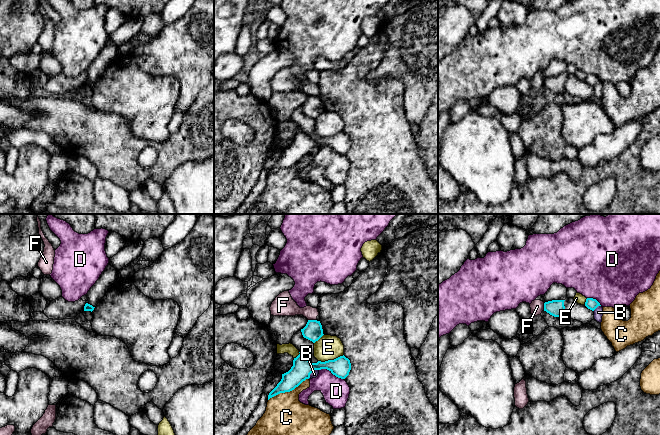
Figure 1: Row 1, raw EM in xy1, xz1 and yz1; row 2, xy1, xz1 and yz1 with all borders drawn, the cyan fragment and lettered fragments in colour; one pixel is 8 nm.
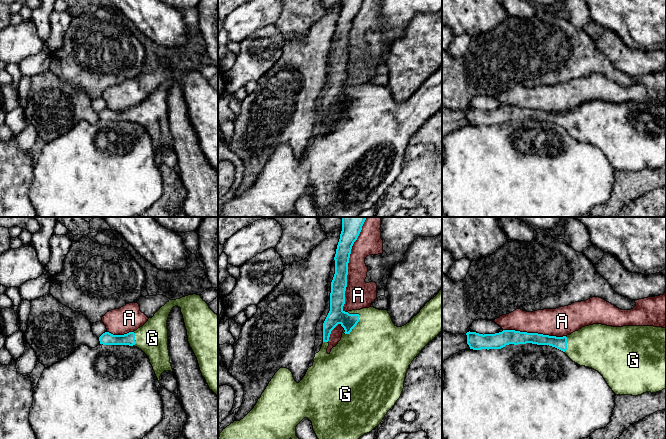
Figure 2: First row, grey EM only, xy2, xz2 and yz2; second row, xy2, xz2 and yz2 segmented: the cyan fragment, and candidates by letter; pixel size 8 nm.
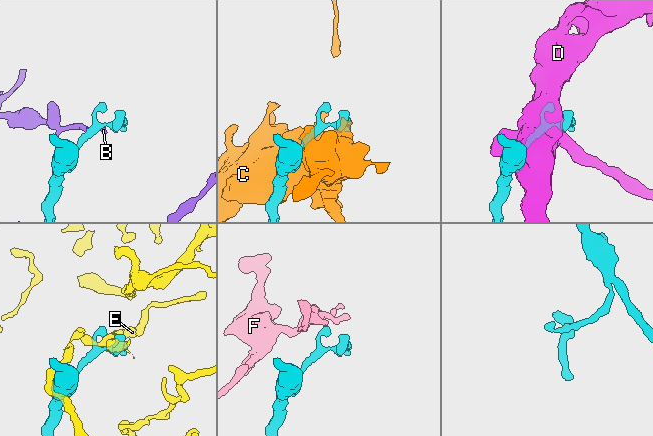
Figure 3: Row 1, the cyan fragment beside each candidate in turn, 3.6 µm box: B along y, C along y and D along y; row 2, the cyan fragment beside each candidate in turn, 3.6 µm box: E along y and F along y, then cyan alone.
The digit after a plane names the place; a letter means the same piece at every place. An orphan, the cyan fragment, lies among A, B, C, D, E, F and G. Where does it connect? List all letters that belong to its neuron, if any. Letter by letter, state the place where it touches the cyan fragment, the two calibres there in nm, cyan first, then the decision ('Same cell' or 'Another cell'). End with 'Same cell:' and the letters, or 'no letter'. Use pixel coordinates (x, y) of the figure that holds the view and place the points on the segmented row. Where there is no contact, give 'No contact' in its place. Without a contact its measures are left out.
A: Touches cyan at xz2 (347, 265). Thickness 140 nm (cyan) against 220 nm. Another cell
B: Touches cyan at yz1 (596, 307). Thickness 90 nm (cyan) against 80 nm. Another cell
C: Touches cyan at xz1 (288, 391). Thickness 160 nm (cyan) against 320 nm. Another cell
D: Touches cyan at xz1 (331, 372). Thickness 160 nm (cyan) against 220 nm. Another cell
E: Touches cyan at xz1 (330, 360). Thickness 160 nm (cyan) against 200 nm. Another cell
F: Touches cyan at xz1 (312, 320). Thickness 150 nm (cyan) against 160 nm. Another cell
G: Touches cyan at xz2 (356, 324). Thickness 140 nm (cyan) against 480 nm. Same cell
Same cell: G

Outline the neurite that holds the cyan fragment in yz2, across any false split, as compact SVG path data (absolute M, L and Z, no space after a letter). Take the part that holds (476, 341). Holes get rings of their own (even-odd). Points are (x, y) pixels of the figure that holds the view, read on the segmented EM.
M593 324L563 337L515 330L495 334L467 332L470 349L501 349L509 344L549 345L563 351L573 362L598 371L616 395L638 396L666 388L666 328L654 326L612 327Z

